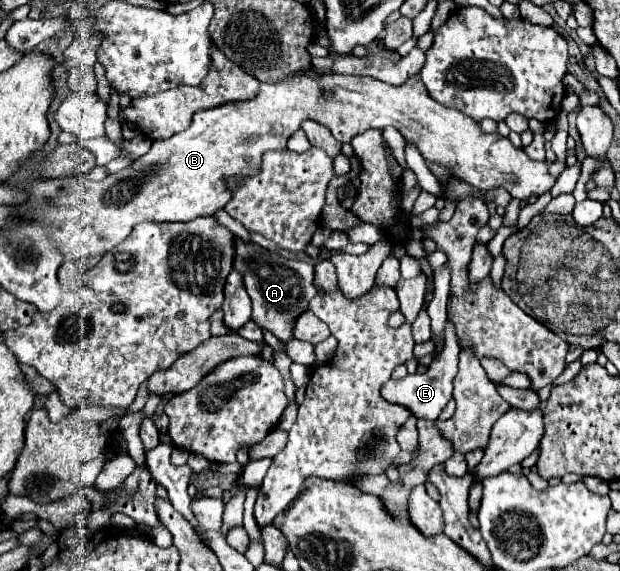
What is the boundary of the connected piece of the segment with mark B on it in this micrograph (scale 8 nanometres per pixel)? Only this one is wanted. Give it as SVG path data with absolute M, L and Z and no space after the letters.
M288 75L280 79L278 83L260 83L258 95L250 101L232 101L224 103L214 109L204 109L194 113L192 123L188 129L172 135L170 139L156 139L152 143L152 149L134 161L130 167L108 175L104 181L94 183L86 177L64 177L64 179L44 179L36 181L32 185L26 185L24 189L30 193L28 203L18 205L20 215L28 213L28 219L42 219L48 223L52 239L58 241L60 251L64 253L66 261L86 259L94 255L104 255L110 249L114 249L120 241L124 241L132 229L142 221L162 223L162 221L192 221L200 215L214 215L218 209L222 209L230 199L232 191L226 185L226 179L234 177L236 183L242 183L242 179L248 179L256 175L262 167L262 155L270 149L286 149L286 143L292 133L296 133L302 125L302 121L312 119L316 123L322 123L332 131L336 141L348 143L354 135L364 133L366 129L378 129L384 127L396 127L406 143L412 143L418 147L420 155L426 161L444 165L452 177L456 177L462 183L472 185L478 191L490 191L496 187L504 187L512 197L526 201L532 195L542 195L550 191L556 183L556 177L548 173L546 161L532 161L524 149L516 149L510 139L498 135L498 133L484 133L480 125L464 115L462 111L444 107L436 103L420 83L420 75L408 77L402 85L394 87L382 81L376 81L372 77L358 77L358 75L320 75L320 77L308 77L308 75Z

